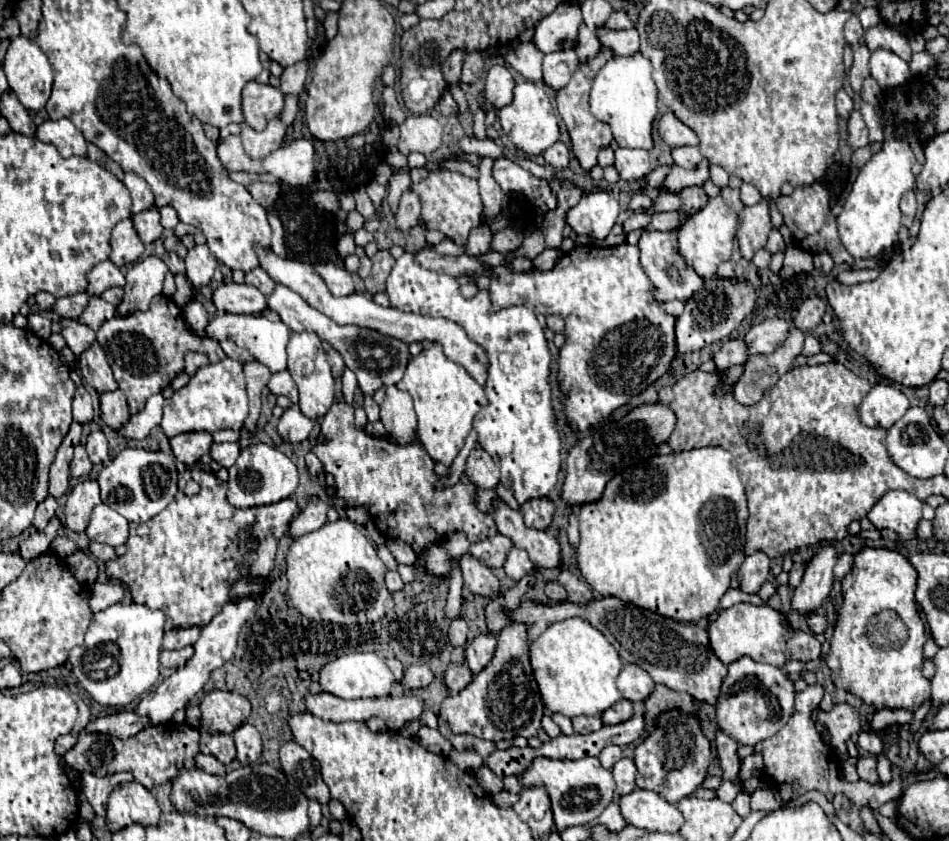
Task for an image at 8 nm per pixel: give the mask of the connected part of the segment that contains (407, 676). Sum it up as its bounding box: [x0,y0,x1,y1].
[400,665,434,689]

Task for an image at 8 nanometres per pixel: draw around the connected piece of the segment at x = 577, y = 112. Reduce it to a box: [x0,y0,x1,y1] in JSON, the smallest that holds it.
[556,47,614,171]

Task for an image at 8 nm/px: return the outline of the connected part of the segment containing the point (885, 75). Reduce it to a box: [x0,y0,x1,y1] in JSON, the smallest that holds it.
[870,49,910,91]

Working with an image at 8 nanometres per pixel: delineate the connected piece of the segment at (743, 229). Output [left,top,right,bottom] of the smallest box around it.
[738,197,776,259]

